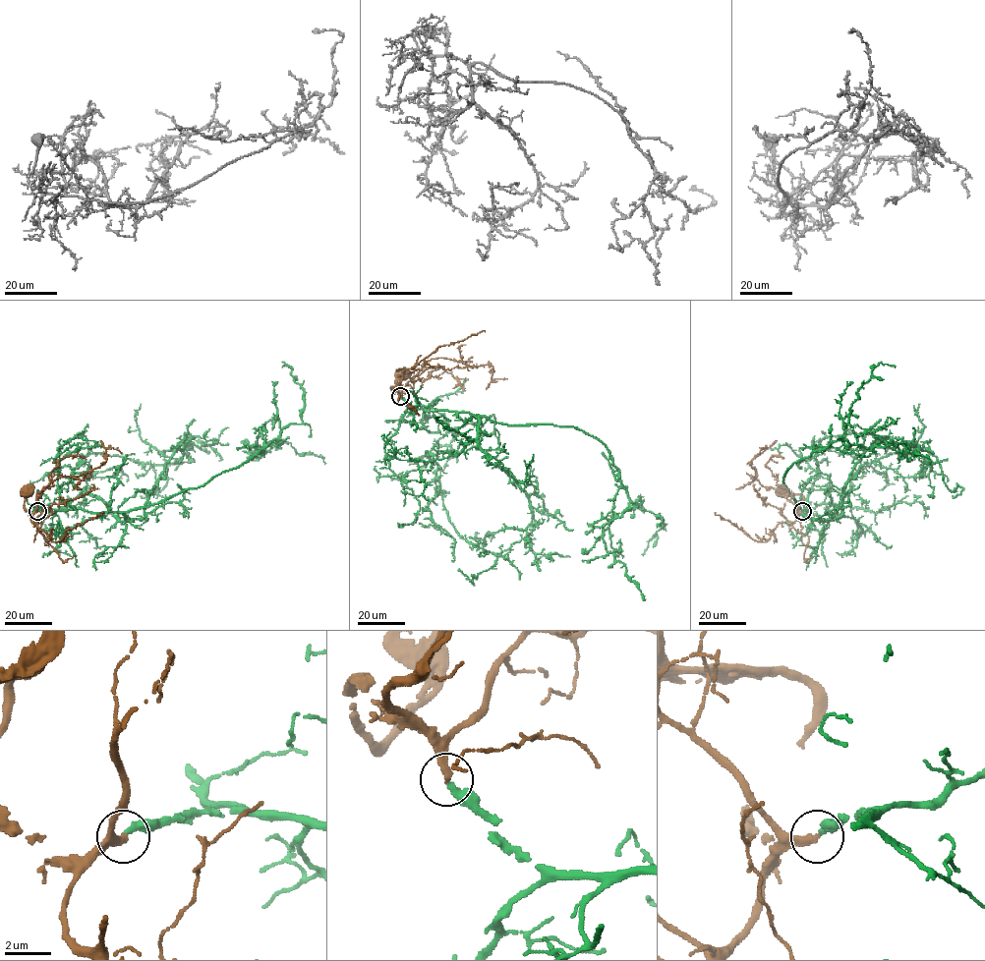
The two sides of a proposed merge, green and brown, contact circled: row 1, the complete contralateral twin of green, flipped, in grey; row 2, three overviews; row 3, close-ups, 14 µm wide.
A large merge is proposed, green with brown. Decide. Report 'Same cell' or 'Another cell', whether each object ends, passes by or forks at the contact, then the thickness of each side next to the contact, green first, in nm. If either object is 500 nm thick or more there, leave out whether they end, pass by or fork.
Another cell. At the ring green ends. At the ring brown ends. Thickness 320 nm (green) against 320 nm

